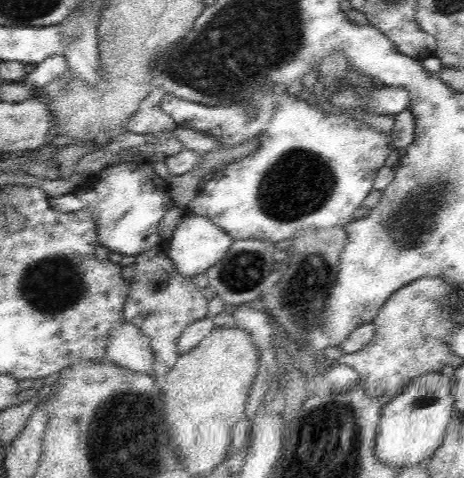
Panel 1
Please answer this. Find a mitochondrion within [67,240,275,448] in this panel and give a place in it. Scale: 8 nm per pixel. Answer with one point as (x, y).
(242, 270)

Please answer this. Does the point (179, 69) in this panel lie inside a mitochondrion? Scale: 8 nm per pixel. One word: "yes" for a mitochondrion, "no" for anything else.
yes

